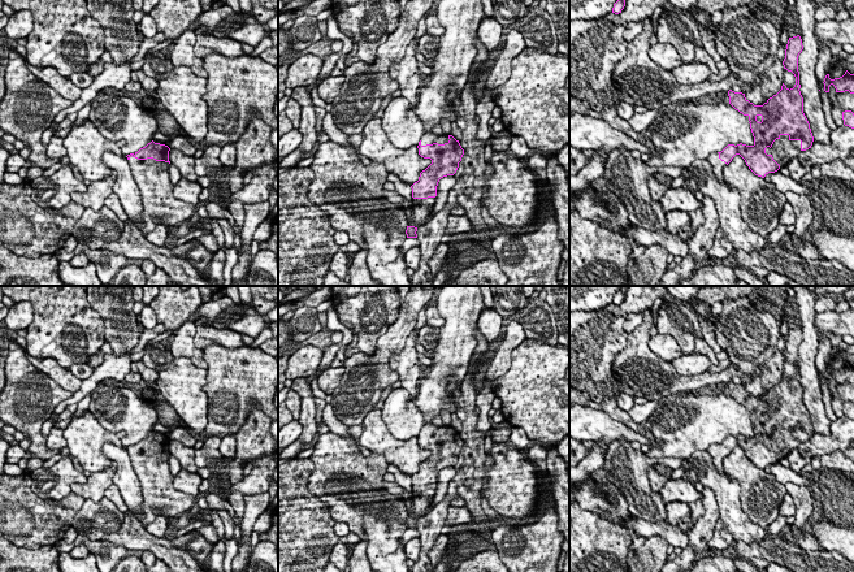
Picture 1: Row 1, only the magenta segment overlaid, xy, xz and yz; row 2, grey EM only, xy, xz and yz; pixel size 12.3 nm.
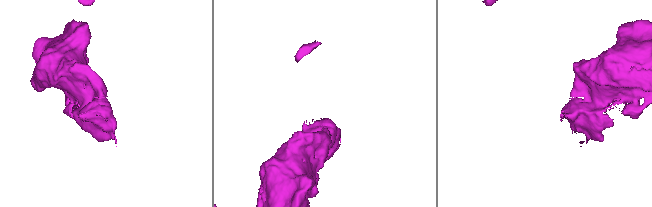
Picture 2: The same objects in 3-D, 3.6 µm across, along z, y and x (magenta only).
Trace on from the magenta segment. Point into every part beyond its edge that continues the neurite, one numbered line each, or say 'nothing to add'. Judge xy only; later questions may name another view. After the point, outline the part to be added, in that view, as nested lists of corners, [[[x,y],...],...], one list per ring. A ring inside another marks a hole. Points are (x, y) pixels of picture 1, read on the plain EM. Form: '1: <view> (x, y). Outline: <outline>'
1: xy (152, 468). Outline: [[[133,447],[127,452],[143,495],[142,512],[135,515],[127,511],[130,516],[136,517],[146,528],[156,519],[156,511],[177,517],[192,508],[196,497],[173,486],[174,476],[169,469],[169,454],[153,450],[138,451]]]

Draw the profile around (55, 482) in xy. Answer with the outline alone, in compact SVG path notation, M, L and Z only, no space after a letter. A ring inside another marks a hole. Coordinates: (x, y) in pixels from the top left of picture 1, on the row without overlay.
M58 460L49 468L30 472L31 490L42 499L61 500L71 493L73 484L84 484L87 477L74 468L71 460Z

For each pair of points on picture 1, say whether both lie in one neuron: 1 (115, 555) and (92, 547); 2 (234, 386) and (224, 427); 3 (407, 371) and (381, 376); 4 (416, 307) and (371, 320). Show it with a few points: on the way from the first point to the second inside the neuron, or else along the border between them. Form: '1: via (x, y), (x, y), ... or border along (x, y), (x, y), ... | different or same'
1: via (109, 555), (98, 549) | same
2: via (230, 397), (225, 416) | same
3: border along (390, 359), (389, 365), (399, 378) | different
4: border along (401, 304), (397, 320), (380, 337) | different

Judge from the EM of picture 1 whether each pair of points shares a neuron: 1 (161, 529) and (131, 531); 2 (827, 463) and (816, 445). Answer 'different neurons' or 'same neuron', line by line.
1: different neurons
2: different neurons

